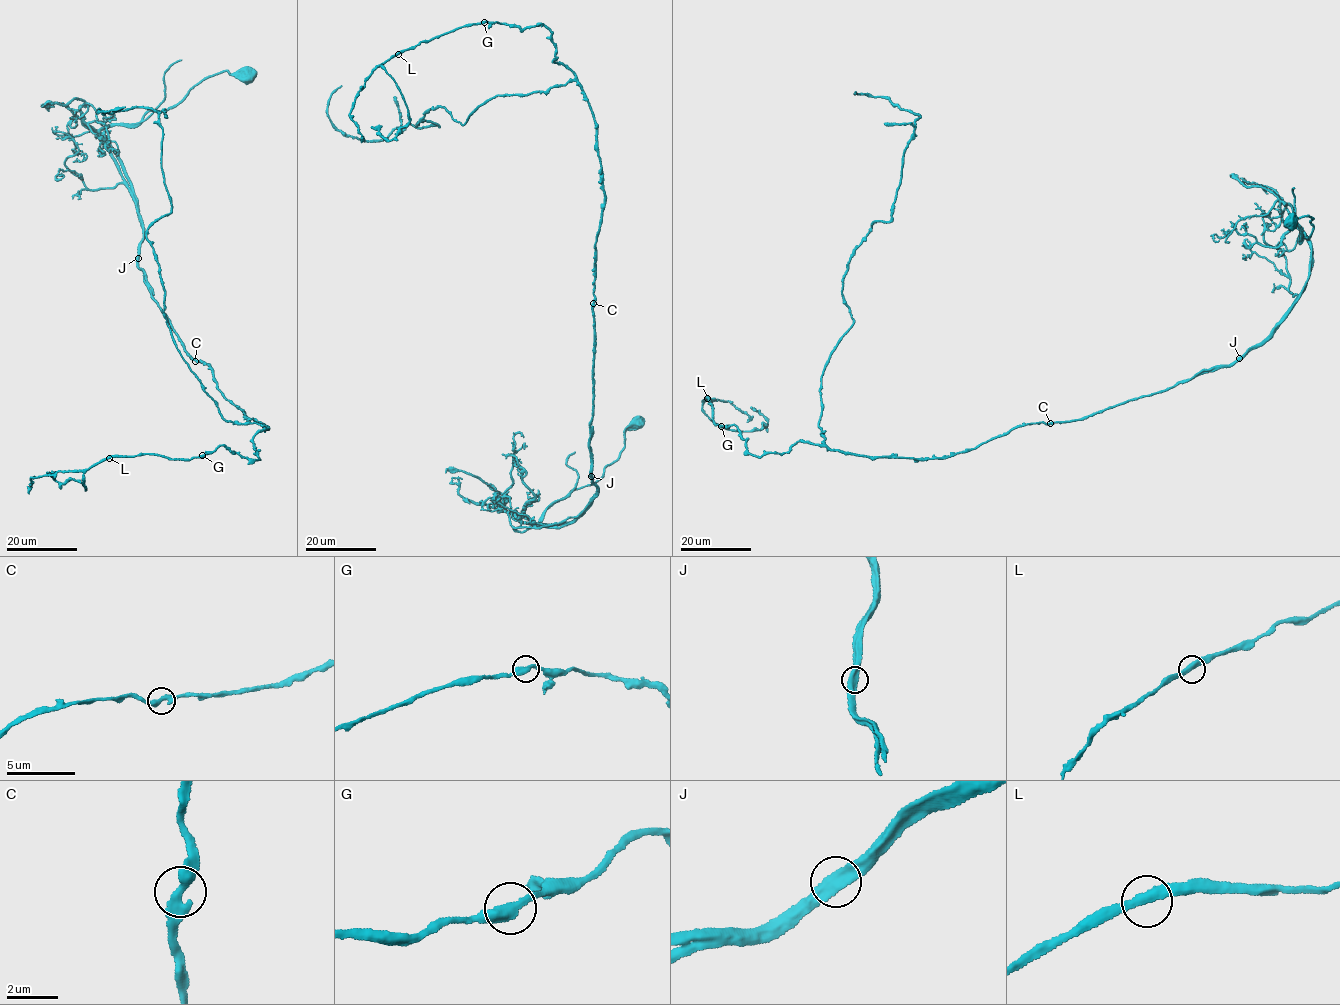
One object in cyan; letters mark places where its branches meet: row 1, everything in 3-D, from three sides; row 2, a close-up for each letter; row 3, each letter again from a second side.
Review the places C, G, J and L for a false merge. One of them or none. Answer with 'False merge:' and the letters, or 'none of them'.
False merge: J

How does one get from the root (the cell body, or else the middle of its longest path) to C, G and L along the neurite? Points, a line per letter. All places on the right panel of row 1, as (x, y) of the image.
C: (1291, 223), (1313, 219), (1310, 236), (1299, 237), (1308, 239), (1309, 276), (1266, 338), (1230, 365), (1050, 423)
G: (1291, 223), (1313, 219), (1296, 302), (1230, 365), (1170, 388), (938, 458), (801, 440), (753, 455), (721, 426)
L: (1291, 223), (1313, 219), (1309, 276), (1266, 338), (1081, 419), (938, 458), (801, 440), (759, 456), (707, 398)

